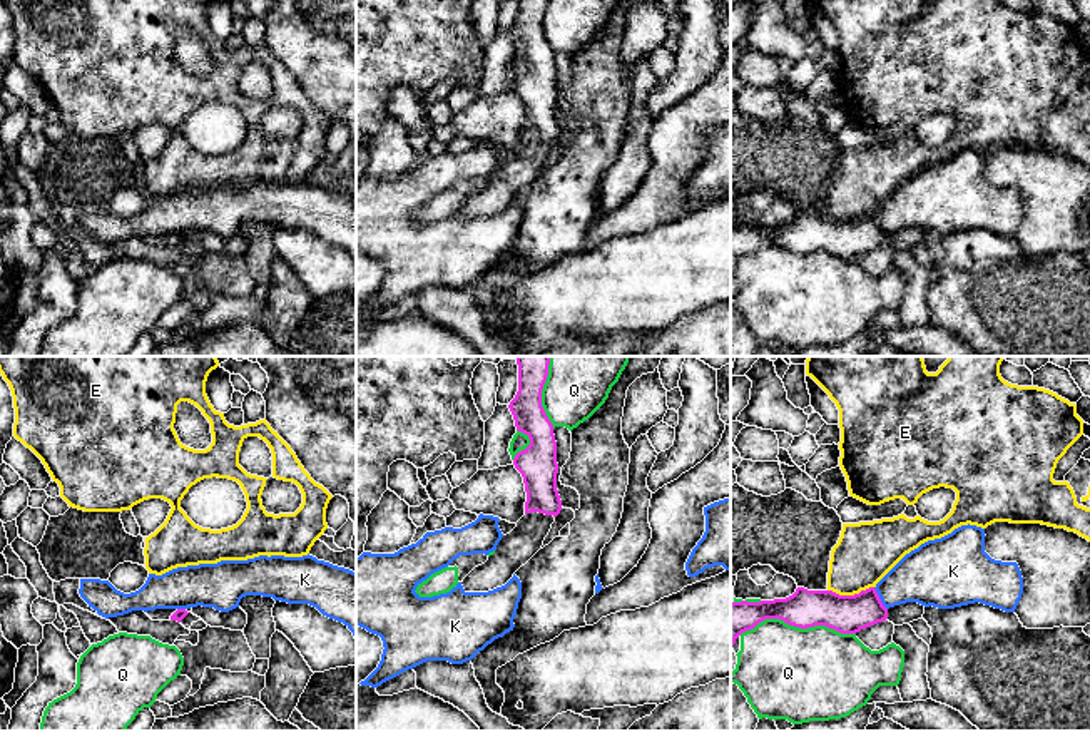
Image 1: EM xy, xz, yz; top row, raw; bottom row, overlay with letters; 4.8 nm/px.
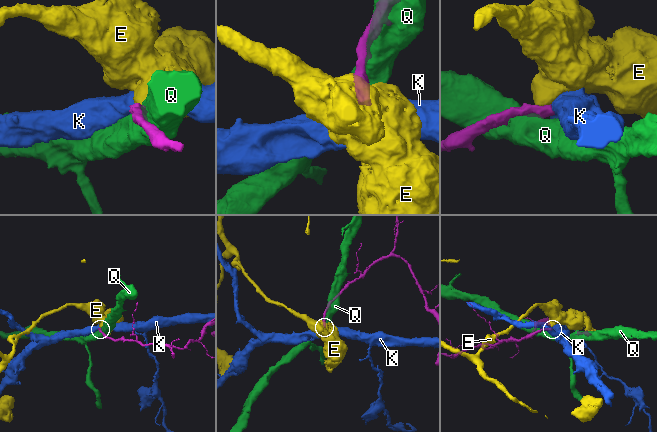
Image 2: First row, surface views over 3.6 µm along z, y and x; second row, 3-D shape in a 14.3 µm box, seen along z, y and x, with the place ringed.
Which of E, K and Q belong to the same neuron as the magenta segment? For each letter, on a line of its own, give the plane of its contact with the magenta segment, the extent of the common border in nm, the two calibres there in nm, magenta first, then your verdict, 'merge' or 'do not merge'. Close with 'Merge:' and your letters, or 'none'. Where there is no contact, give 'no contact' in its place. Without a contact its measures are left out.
E: yz | 220 nm | 190/280 nm | do not merge
K: yz | 130 nm | 190/260 nm | do not merge
Q: yz | 550 nm | 190/440 nm | do not merge
Merge: none

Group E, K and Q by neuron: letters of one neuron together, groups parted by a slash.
E / K / Q

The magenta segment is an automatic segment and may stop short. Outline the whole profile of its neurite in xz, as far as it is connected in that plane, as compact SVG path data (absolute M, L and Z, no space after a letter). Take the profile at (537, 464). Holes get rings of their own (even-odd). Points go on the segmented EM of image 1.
M517 356L517 365L518 391L508 408L517 430L530 438L530 445L513 458L525 483L525 515L502 537L495 554L463 579L465 592L488 592L505 585L542 549L562 510L557 490L557 442L542 406L550 356Z

